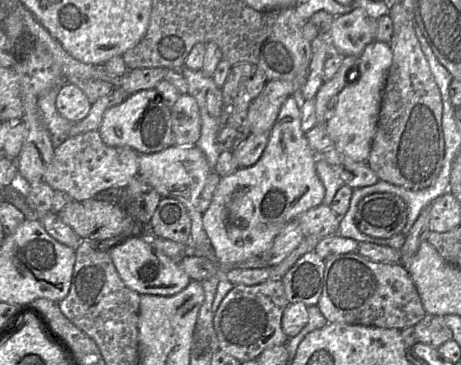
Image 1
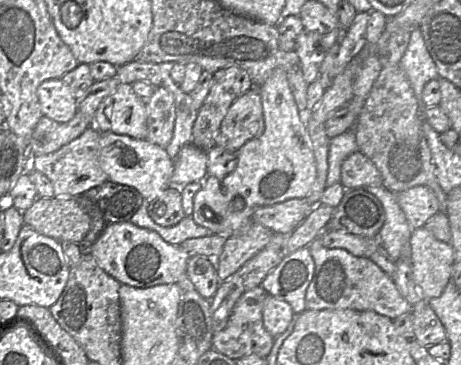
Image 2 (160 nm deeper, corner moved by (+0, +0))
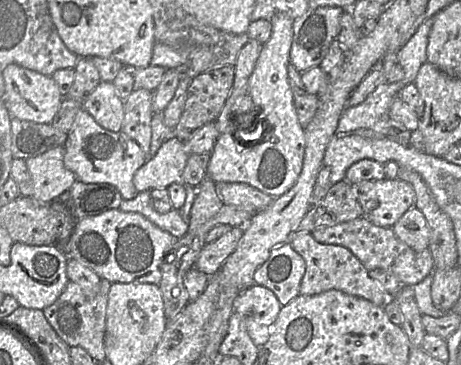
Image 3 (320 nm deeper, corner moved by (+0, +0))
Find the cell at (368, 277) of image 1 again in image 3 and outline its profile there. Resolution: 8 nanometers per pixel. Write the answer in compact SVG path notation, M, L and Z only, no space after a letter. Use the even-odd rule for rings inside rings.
M310 232L293 235L287 242L306 262L306 272L300 287L302 295L317 295L335 289L348 295L364 298L379 306L384 306L390 300L383 286L370 276L369 271L349 249L339 245L320 243Z

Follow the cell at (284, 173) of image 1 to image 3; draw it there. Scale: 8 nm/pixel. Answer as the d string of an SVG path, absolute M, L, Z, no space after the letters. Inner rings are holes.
M277 12L271 17L270 23L272 27L271 36L263 44L254 70L248 80L249 94L256 108L263 115L260 123L255 126L255 129L260 128L262 136L258 141L244 140L241 142L228 132L219 133L210 154L207 174L215 183L245 183L274 198L278 198L288 192L298 180L303 168L306 140L305 129L298 120L288 77L290 50L293 40L293 19L284 13Z

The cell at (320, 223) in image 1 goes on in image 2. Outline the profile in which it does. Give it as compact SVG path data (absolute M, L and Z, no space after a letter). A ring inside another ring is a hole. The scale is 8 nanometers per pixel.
M290 199L271 206L257 208L252 216L254 223L261 224L274 233L291 234L311 213L313 207L305 199Z

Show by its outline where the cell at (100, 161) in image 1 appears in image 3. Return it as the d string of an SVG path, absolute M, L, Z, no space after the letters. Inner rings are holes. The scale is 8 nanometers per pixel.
M57 146L25 159L33 181L32 197L41 202L53 201L69 190L77 180L64 165L65 147Z

